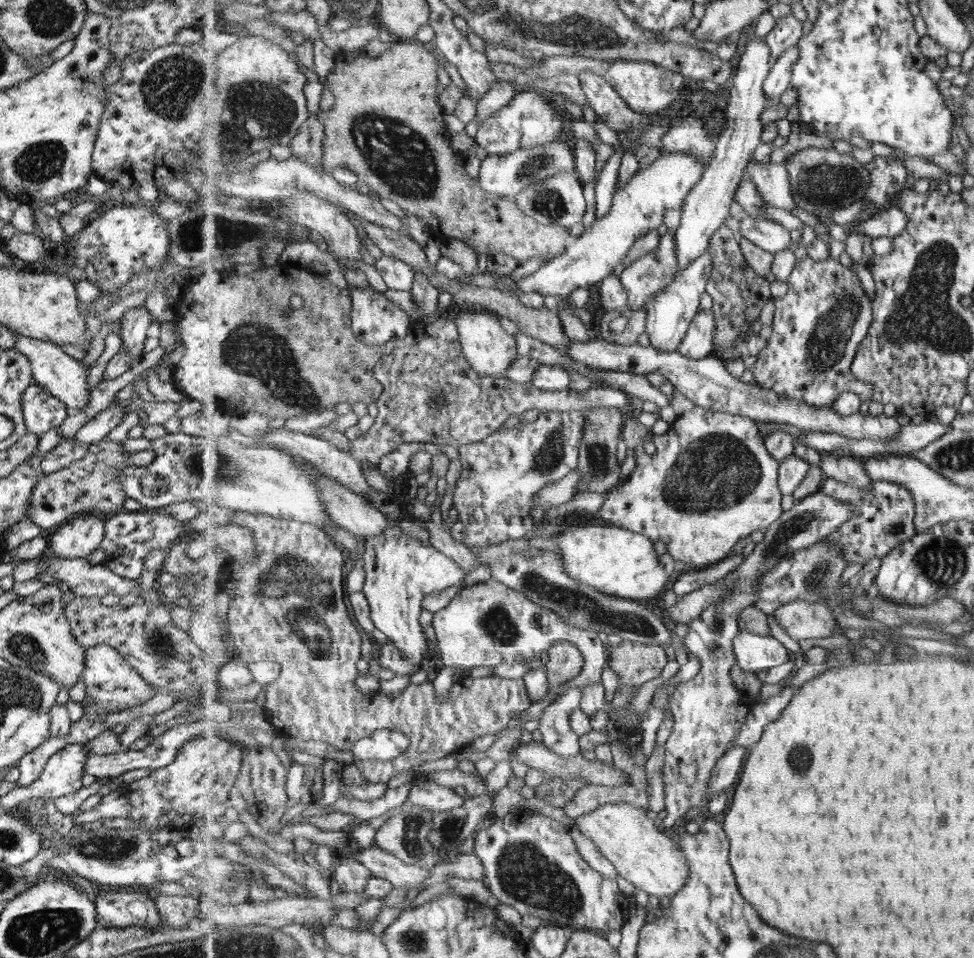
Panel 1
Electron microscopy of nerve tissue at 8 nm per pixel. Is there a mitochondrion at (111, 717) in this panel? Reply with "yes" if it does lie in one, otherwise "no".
no

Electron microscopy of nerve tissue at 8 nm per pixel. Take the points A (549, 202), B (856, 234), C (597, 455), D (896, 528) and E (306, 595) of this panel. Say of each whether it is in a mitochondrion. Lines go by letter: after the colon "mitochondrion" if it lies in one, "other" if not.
A: mitochondrion
B: other
C: mitochondrion
D: mitochondrion
E: mitochondrion

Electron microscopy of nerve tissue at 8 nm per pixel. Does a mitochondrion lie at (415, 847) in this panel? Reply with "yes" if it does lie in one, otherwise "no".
yes

